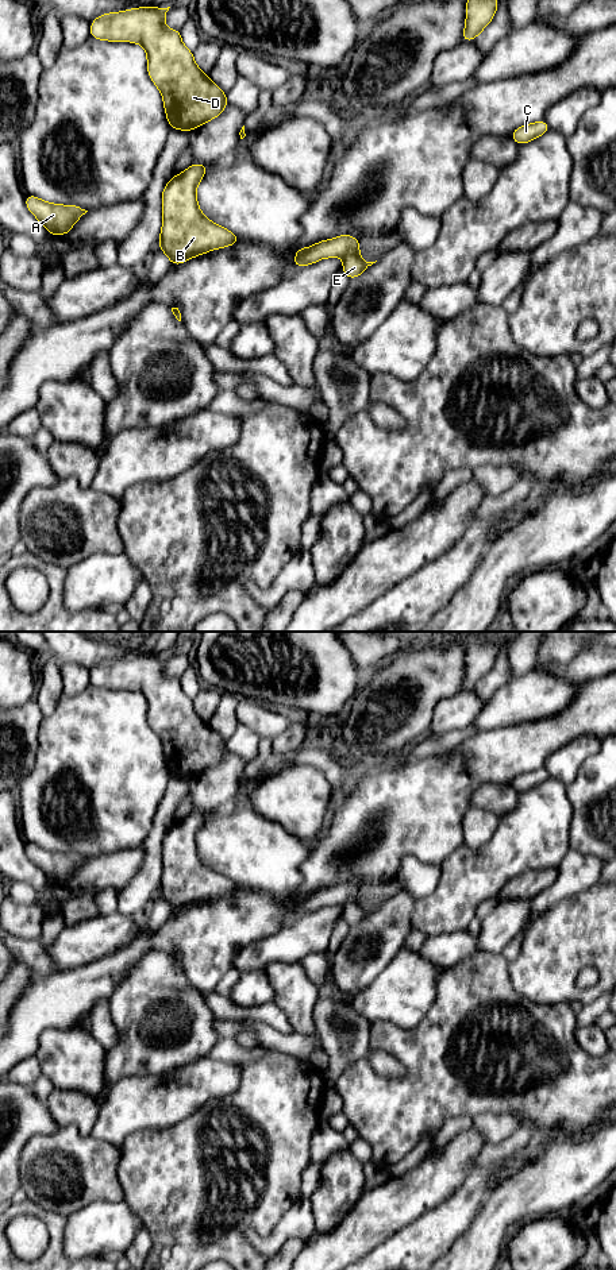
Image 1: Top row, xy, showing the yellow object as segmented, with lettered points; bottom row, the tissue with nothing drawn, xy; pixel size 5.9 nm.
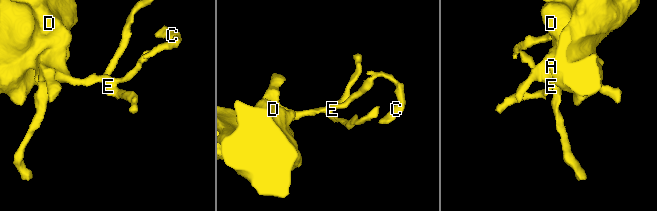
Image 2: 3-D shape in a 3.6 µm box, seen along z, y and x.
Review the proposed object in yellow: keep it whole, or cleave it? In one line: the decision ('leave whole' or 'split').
leave whole

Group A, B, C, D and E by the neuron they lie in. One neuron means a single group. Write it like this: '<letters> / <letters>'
A B C D E

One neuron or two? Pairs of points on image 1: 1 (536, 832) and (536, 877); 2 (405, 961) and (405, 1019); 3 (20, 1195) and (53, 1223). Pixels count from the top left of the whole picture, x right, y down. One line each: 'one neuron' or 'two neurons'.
1: two neurons
2: one neuron
3: two neurons

